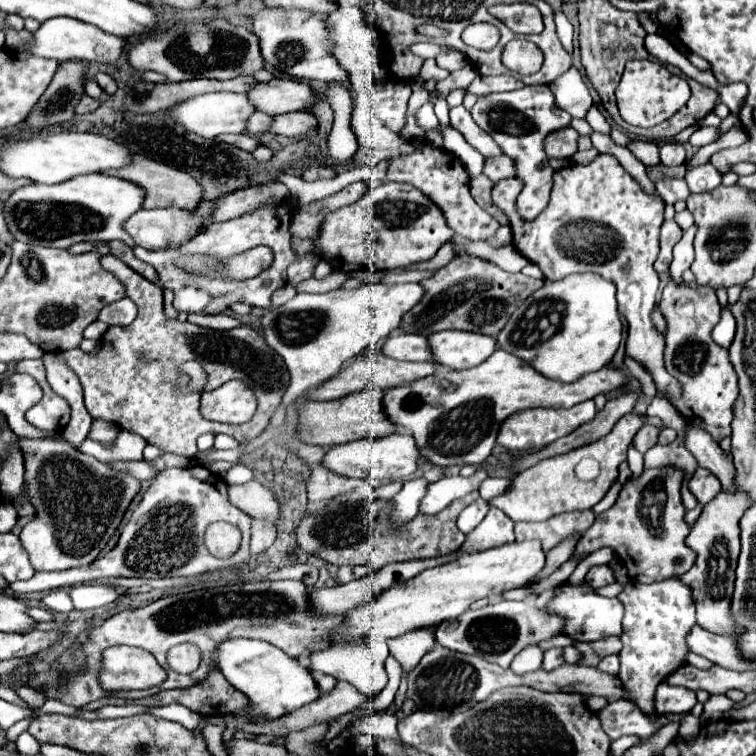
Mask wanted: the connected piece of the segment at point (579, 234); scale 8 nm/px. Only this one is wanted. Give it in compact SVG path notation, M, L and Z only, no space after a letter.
M599 155L593 163L581 167L581 165L569 165L553 175L553 189L551 189L551 201L549 205L533 219L527 221L517 213L517 197L521 193L523 183L517 177L503 179L495 183L493 187L493 201L499 209L505 211L505 215L511 221L513 231L513 247L533 261L549 281L563 279L573 273L597 273L607 281L613 281L617 285L617 309L627 319L627 353L643 363L647 371L651 373L655 385L659 391L665 391L669 395L677 395L677 381L665 371L663 367L663 349L665 341L659 337L659 333L653 329L651 323L651 311L655 307L655 297L659 289L659 275L653 269L653 263L659 253L659 227L663 223L663 209L665 203L661 199L649 197L643 193L643 189L633 181L633 177L621 167L621 163L613 155Z

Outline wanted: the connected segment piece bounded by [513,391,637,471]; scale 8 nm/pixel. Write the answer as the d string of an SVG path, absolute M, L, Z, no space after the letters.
M621 391L617 397L613 397L611 401L605 403L605 407L589 421L589 423L583 423L581 427L577 427L573 433L557 439L555 443L551 443L549 447L545 447L543 451L539 453L531 453L531 455L523 455L517 463L513 463L513 467L517 471L521 469L527 469L535 463L539 463L541 459L545 457L553 457L553 455L561 455L561 453L569 453L577 447L583 447L603 435L609 433L609 429L613 429L613 425L627 413L633 411L637 403L637 395L633 391Z

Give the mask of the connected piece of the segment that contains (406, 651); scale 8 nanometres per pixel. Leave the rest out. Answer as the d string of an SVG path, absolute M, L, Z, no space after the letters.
M413 631L409 635L403 635L397 641L391 641L389 651L407 671L409 667L413 667L421 661L425 651L429 651L429 647L433 647L433 641L435 639L429 631Z

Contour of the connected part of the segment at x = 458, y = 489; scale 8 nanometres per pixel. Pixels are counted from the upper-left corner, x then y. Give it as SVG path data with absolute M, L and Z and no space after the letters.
M477 471L471 477L443 477L435 483L429 485L429 491L425 495L425 499L421 501L421 511L423 515L437 515L439 511L443 511L453 499L465 497L467 493L471 493L473 489L477 489L483 479L487 477L485 471Z

